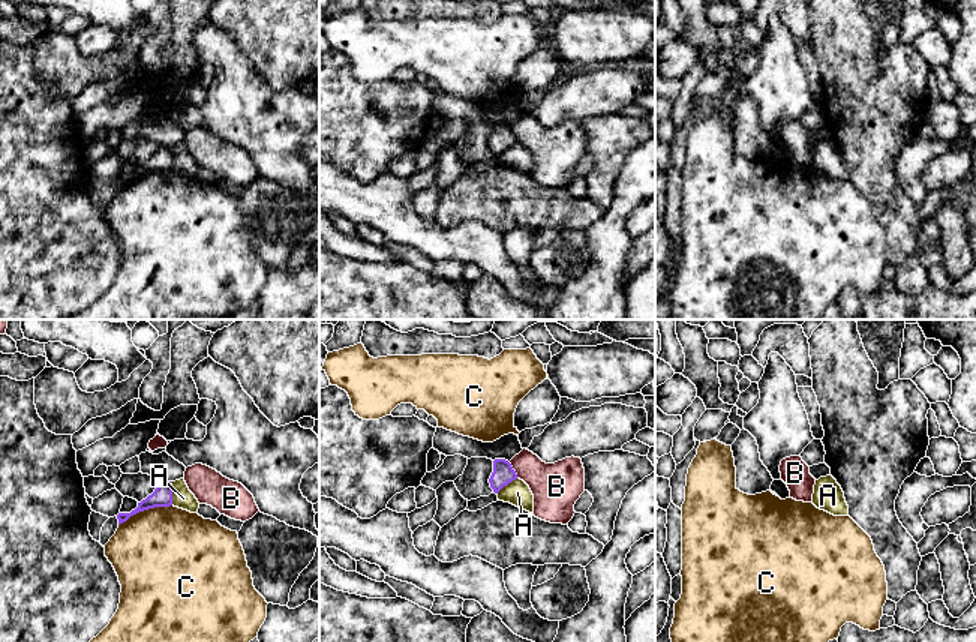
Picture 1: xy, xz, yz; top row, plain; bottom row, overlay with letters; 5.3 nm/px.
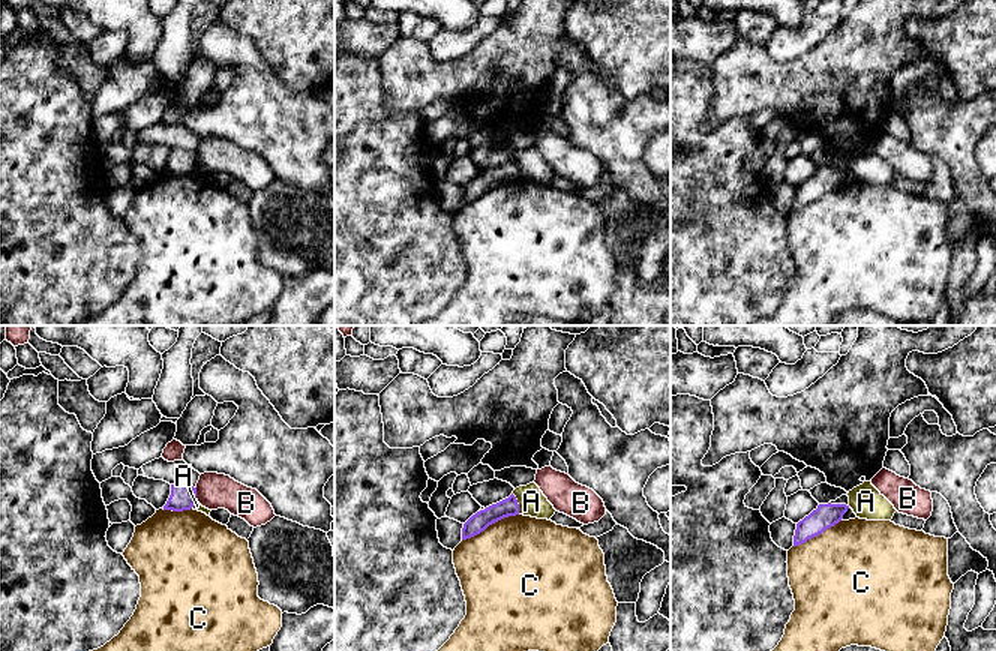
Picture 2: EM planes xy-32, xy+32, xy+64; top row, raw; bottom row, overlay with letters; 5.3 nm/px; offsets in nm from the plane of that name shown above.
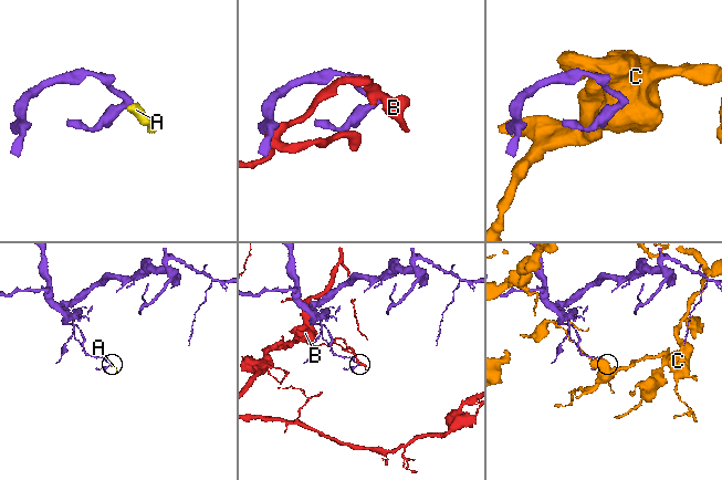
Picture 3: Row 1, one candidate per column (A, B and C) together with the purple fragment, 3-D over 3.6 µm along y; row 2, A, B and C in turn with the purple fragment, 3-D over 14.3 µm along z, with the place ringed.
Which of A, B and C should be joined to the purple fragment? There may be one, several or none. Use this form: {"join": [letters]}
{"join": []}

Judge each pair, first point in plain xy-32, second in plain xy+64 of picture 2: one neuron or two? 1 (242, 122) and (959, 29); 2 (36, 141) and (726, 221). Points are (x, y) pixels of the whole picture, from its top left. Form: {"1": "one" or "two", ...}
{"1": "two", "2": "one"}

